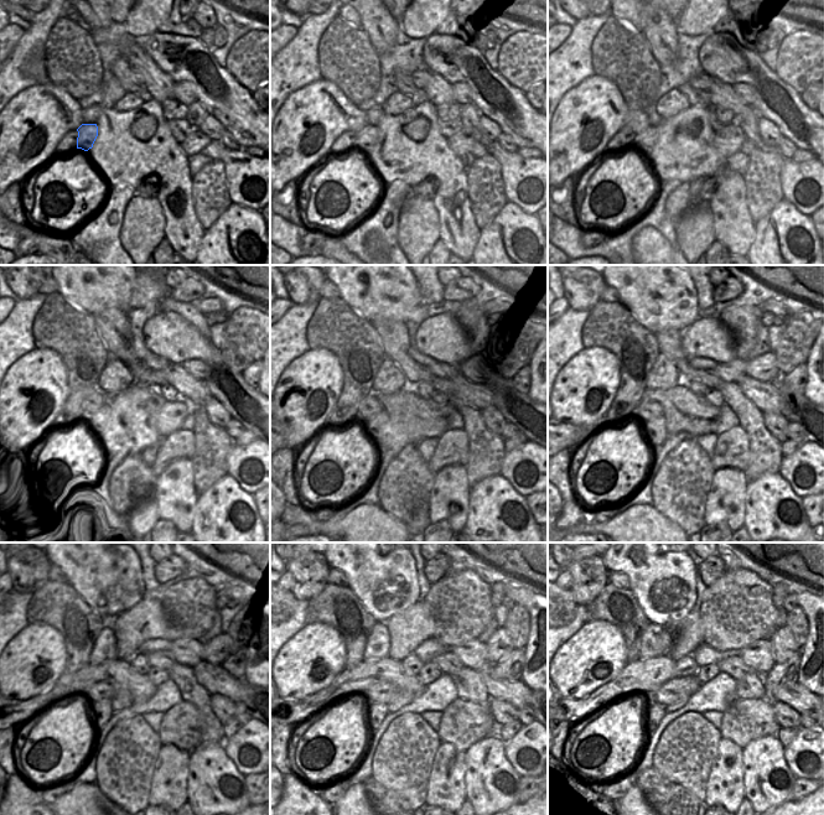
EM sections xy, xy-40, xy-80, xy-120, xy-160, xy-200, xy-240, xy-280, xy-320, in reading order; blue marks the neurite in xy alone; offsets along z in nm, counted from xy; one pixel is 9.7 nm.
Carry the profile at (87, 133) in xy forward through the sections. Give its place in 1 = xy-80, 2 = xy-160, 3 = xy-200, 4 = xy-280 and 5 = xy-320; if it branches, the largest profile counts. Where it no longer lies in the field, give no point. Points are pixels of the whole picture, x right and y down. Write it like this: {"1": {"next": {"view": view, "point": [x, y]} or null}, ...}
{"1": {"next": {"view": "xy-80", "point": [646, 140]}}, "2": {"next": {"view": "xy-160", "point": [374, 424]}}, "3": {"next": {"view": "xy-200", "point": [654, 425]}}, "4": {"next": {"view": "xy-280", "point": [369, 705]}}, "5": {"next": {"view": "xy-320", "point": [648, 705]}}}

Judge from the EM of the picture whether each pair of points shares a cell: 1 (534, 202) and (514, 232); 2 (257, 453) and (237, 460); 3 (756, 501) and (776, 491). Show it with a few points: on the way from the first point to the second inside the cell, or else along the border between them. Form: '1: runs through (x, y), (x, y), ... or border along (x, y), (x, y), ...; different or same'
1: border along (508, 201), (534, 214); different
2: runs through (252, 456), (242, 460); same
3: runs through (761, 501), (766, 501), (771, 496); same

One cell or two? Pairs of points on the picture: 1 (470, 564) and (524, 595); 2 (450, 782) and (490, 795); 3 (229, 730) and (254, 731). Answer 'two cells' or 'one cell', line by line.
1: two cells
2: two cells
3: two cells

